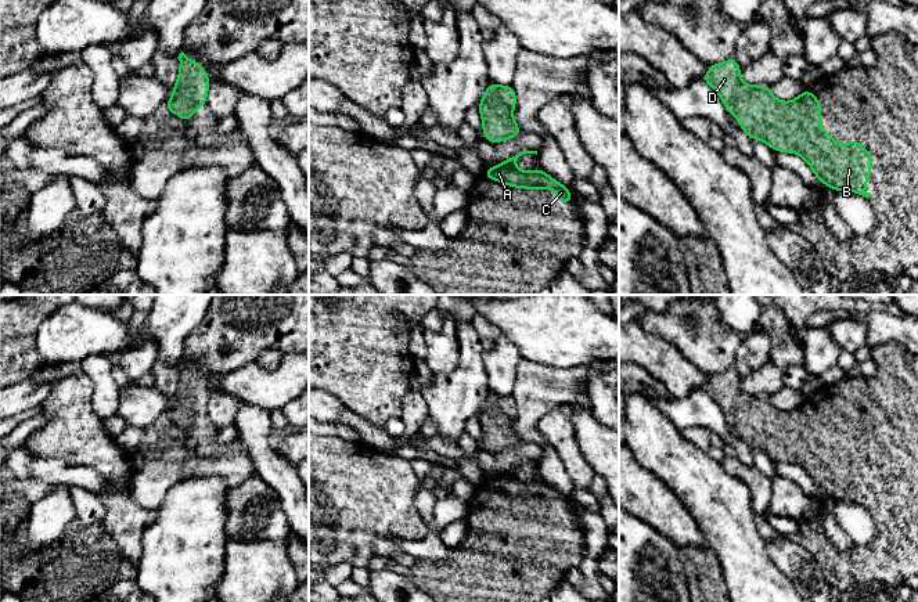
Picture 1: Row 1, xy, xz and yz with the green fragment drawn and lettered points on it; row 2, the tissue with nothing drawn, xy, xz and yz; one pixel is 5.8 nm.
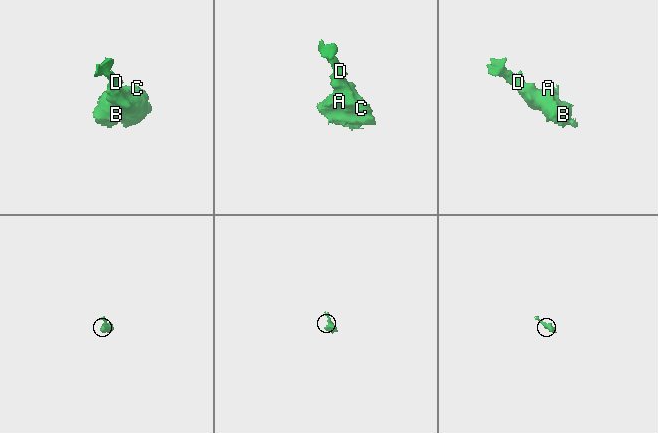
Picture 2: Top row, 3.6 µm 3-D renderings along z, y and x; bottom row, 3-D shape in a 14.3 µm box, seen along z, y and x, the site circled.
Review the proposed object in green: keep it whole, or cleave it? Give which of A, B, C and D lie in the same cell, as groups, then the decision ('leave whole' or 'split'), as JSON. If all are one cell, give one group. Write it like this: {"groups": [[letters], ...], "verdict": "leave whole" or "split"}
{"groups": [["A", "B", "C", "D"]], "verdict": "leave whole"}

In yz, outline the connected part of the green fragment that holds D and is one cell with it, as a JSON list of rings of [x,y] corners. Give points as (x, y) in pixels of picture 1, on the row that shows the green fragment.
[[[734,57],[721,64],[710,64],[709,72],[701,77],[721,98],[727,113],[735,115],[744,133],[755,140],[764,141],[773,151],[791,152],[800,155],[816,174],[834,191],[853,191],[870,198],[865,191],[865,181],[871,179],[874,152],[863,149],[863,141],[834,143],[831,131],[821,130],[821,102],[810,91],[803,93],[795,100],[785,102],[775,98],[770,86],[750,86],[741,80],[741,66]]]

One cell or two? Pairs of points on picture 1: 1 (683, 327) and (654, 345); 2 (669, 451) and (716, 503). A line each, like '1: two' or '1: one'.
1: two
2: one

